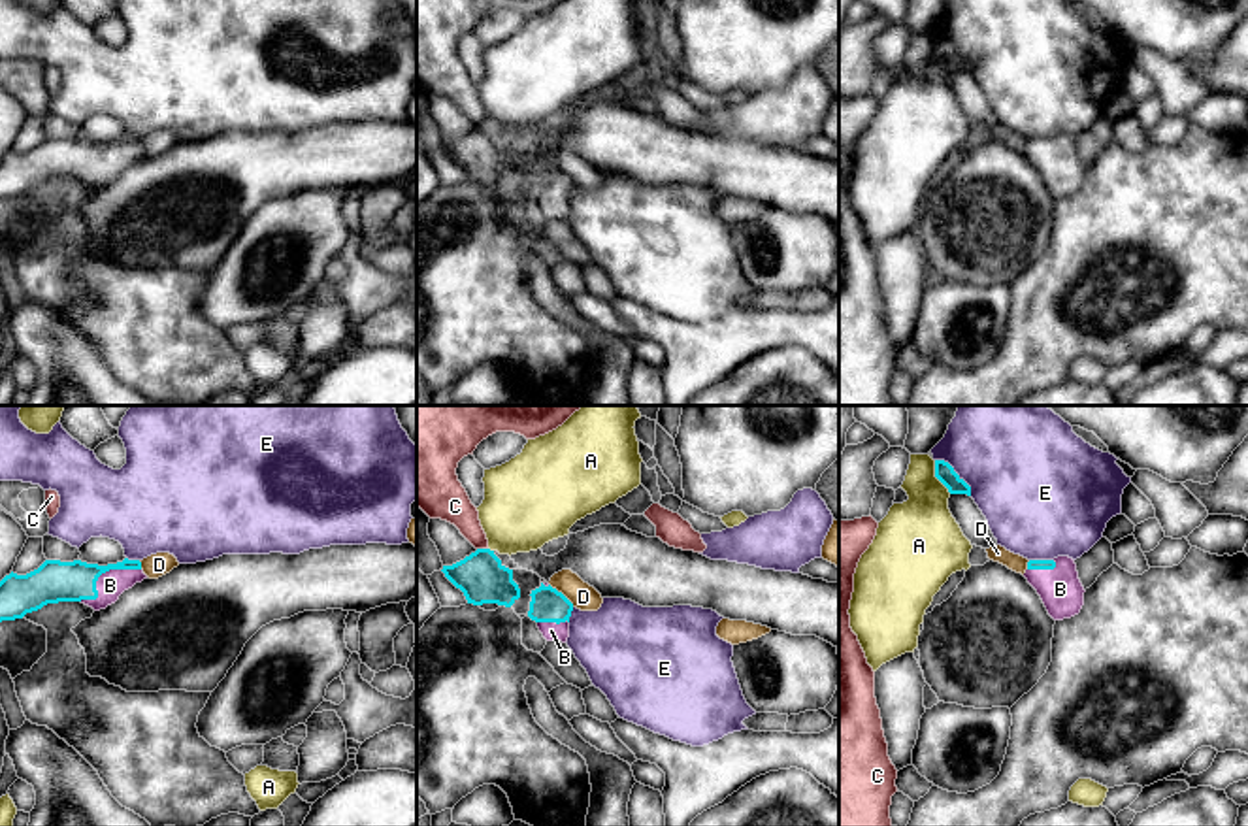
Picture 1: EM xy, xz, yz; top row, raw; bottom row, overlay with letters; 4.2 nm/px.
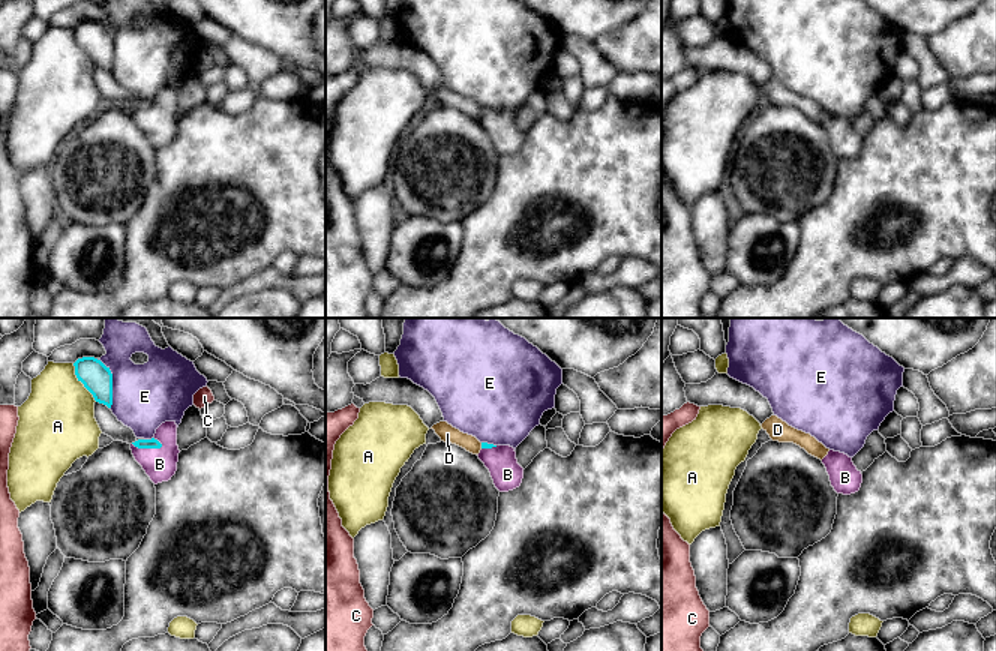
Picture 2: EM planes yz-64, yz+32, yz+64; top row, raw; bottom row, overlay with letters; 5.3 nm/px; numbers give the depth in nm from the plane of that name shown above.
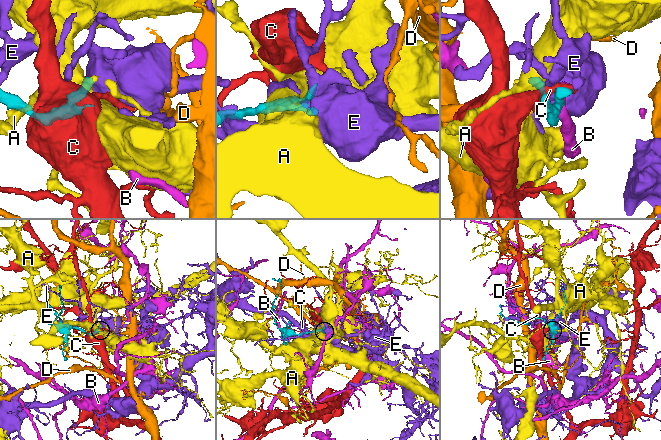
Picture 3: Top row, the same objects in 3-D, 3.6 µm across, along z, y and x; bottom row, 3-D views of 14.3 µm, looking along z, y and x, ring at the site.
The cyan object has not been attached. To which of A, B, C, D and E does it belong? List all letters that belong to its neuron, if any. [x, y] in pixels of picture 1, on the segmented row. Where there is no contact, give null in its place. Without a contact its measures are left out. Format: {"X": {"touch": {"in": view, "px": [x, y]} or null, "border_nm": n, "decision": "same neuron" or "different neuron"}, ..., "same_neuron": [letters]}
{"A": {"touch": {"in": "yz", "px": [936, 476]}, "border_nm": 160, "decision": "different neuron"}, "B": {"touch": {"in": "xy", "px": [100, 574]}, "border_nm": 300, "decision": "same neuron"}, "C": {"touch": {"in": "xz", "px": [483, 549]}, "border_nm": 50, "decision": "different neuron"}, "D": {"touch": {"in": "xz", "px": [562, 594]}, "border_nm": 150, "decision": "different neuron"}, "E": {"touch": {"in": "yz", "px": [956, 474]}, "border_nm": 220, "decision": "different neuron"}, "same_neuron": ["B"]}

